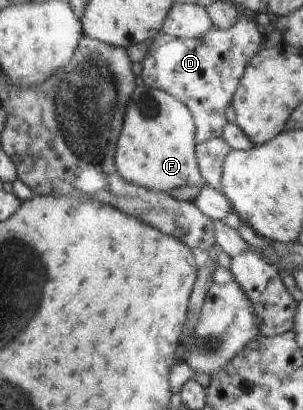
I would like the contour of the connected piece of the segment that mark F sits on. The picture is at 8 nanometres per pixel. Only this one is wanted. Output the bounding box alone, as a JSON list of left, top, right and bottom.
[114,85,205,193]

